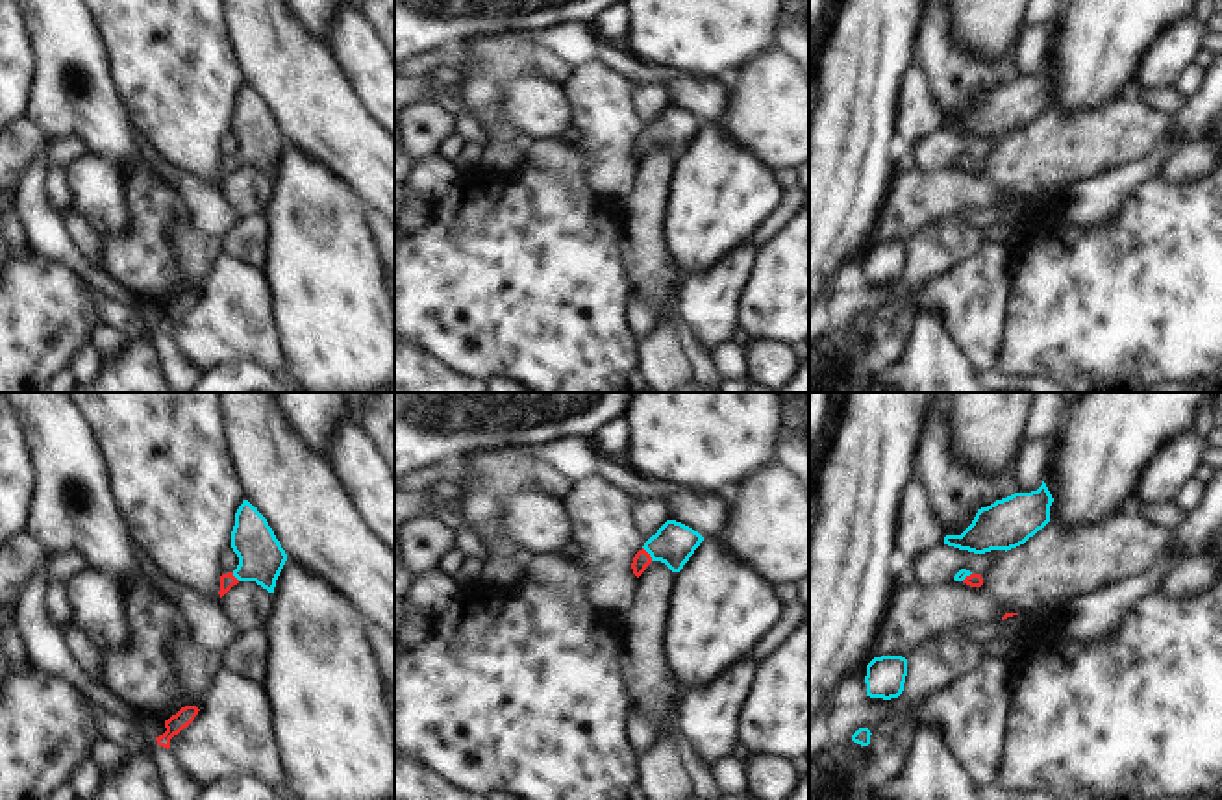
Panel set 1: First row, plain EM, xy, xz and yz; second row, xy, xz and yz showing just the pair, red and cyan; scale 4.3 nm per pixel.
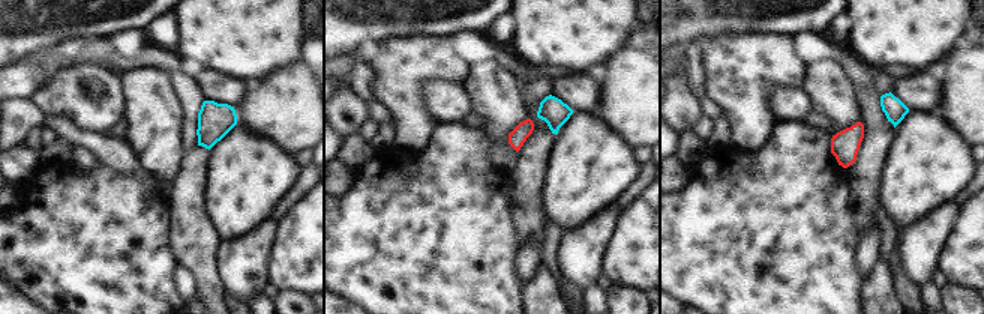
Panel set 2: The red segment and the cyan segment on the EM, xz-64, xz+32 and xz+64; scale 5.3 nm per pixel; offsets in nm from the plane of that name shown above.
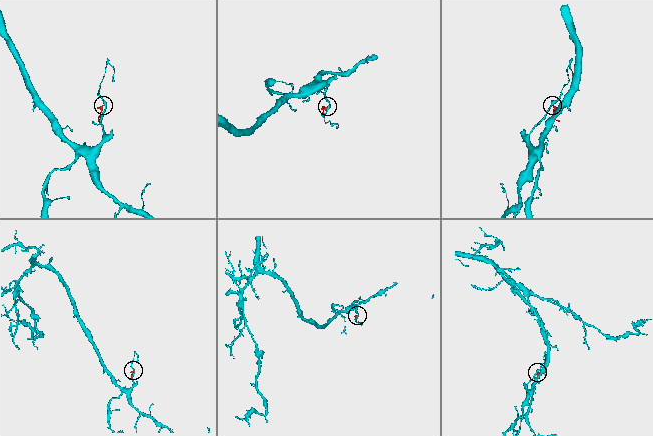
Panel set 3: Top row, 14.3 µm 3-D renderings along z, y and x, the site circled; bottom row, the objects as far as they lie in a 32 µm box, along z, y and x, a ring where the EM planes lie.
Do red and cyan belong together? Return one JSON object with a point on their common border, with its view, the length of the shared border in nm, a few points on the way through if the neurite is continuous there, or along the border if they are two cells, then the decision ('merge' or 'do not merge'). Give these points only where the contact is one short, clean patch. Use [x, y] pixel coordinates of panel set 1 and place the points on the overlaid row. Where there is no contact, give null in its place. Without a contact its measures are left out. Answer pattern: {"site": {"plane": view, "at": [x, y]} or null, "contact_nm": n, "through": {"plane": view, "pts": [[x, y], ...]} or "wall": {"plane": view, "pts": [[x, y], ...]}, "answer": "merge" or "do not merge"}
{"site": {"plane": "xz", "at": [648, 554]}, "contact_nm": 80, "through": {"plane": "xz", "pts": [[641, 560], [648, 554], [674, 543]]}, "answer": "merge"}

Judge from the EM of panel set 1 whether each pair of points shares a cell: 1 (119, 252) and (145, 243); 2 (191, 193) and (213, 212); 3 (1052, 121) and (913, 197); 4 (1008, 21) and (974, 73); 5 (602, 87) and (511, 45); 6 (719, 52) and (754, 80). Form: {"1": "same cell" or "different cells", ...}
{"1": "same cell", "2": "same cell", "3": "same cell", "4": "different cells", "5": "different cells", "6": "different cells"}

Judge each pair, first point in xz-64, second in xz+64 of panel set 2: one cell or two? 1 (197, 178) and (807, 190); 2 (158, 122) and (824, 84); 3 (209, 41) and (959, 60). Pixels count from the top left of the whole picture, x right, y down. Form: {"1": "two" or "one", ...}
{"1": "two", "2": "one", "3": "two"}

